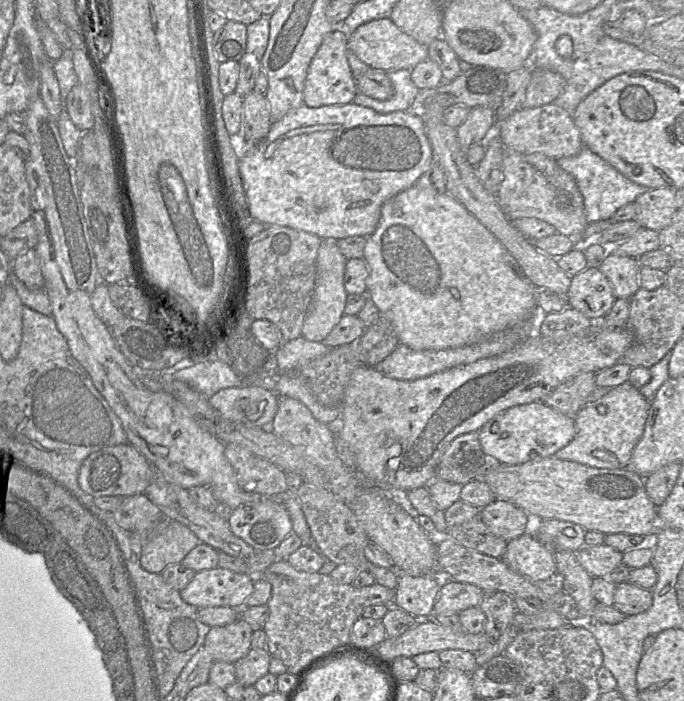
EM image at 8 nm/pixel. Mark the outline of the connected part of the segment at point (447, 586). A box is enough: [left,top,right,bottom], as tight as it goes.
[431,580,484,617]

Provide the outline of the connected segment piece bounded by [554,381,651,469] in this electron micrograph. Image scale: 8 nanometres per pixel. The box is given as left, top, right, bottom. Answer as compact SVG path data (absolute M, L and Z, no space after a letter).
M628 381L608 389L597 401L581 408L574 417L574 438L554 456L593 468L626 468L633 449L643 435L650 406L639 389Z

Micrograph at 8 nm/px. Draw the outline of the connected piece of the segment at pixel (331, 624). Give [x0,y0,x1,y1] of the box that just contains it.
[263,560,395,674]

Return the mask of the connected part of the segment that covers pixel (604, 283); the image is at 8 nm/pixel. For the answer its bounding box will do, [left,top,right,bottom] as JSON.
[567,266,615,322]

